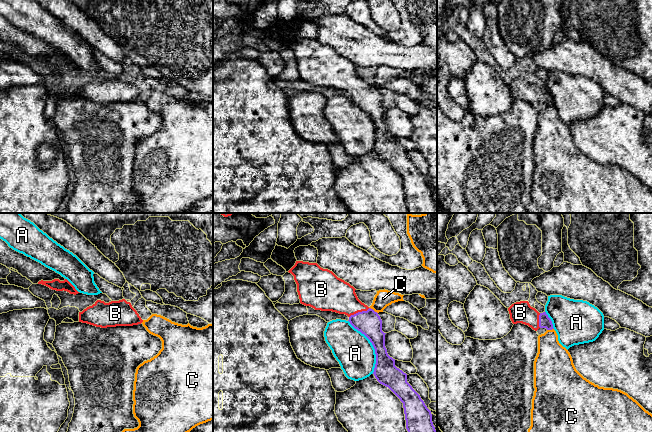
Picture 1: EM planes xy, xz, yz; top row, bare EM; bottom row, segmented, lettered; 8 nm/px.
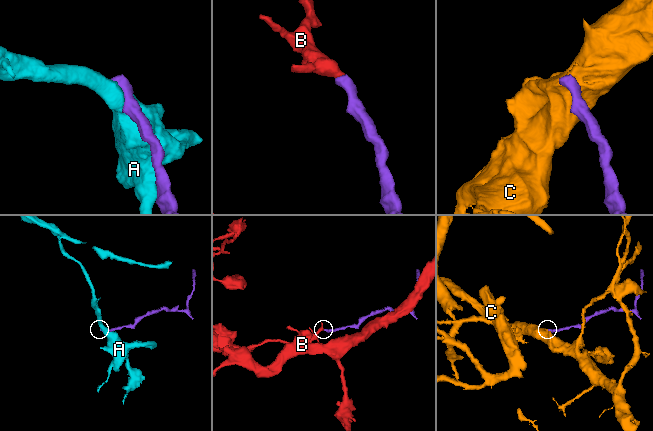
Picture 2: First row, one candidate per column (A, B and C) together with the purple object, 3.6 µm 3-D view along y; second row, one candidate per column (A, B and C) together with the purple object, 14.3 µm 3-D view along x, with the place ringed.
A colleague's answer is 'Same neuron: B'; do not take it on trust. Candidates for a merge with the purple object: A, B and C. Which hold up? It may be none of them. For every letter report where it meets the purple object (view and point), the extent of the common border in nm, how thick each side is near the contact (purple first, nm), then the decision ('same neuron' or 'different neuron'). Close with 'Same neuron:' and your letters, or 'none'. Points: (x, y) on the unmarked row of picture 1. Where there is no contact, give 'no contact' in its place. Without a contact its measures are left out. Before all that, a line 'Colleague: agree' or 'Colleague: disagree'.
Colleague: agree
A: contact xz (373, 122); length 480 nm; calibres 200 and 300 nm; different neuron
B: contact xz (359, 88); length 180 nm; calibres 200 and 280 nm; same neuron
C: contact xz (372, 85); length 90 nm; calibres 200 and 140 nm; different neuron
Same neuron: B

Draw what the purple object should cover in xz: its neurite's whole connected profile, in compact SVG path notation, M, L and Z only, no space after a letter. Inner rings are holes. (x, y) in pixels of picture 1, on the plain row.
M296 37L288 48L294 52L301 80L310 82L315 86L332 87L347 91L350 100L370 116L376 130L373 150L380 160L388 163L403 179L409 213L437 213L431 187L420 171L407 158L407 150L395 142L395 135L387 129L385 123L386 109L382 107L382 96L378 89L358 75L355 69L356 65L353 62L338 54L332 47L321 44L317 39Z

